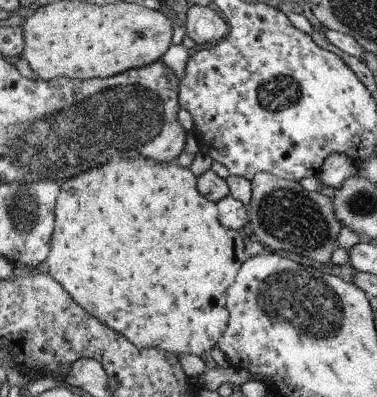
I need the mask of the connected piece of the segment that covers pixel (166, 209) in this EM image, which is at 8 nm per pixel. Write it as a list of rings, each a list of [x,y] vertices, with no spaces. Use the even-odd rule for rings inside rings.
[[[113,156],[108,162],[102,163],[97,167],[88,169],[86,172],[81,172],[79,175],[73,176],[71,179],[65,180],[59,183],[59,193],[56,197],[56,202],[54,205],[54,224],[53,233],[50,237],[49,249],[47,257],[44,262],[47,264],[48,274],[51,279],[60,287],[63,291],[73,300],[74,304],[77,304],[82,310],[85,310],[90,316],[98,319],[105,327],[113,330],[117,335],[123,336],[133,347],[137,349],[147,349],[154,347],[160,349],[161,351],[166,351],[167,353],[172,353],[173,355],[178,354],[193,354],[199,357],[203,352],[209,353],[214,346],[218,344],[219,338],[223,335],[223,332],[227,329],[228,324],[228,313],[224,308],[224,303],[226,300],[227,288],[234,282],[234,277],[236,276],[237,270],[244,264],[246,256],[244,254],[244,244],[241,240],[241,236],[236,231],[232,229],[224,228],[218,222],[218,213],[216,210],[216,204],[207,201],[201,194],[196,190],[196,178],[190,172],[189,168],[181,168],[175,162],[167,163],[157,163],[152,162],[150,159],[143,159],[142,157],[136,159],[125,159]]]

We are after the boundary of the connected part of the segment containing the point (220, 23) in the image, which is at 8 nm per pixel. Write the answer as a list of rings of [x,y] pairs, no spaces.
[[[189,5],[184,23],[185,35],[195,46],[217,42],[228,32],[226,22],[207,7]]]

